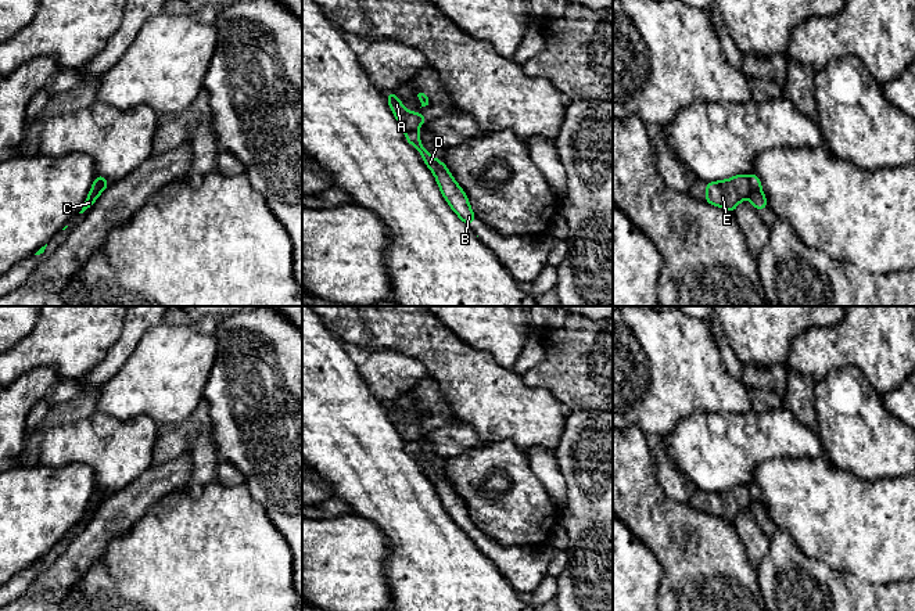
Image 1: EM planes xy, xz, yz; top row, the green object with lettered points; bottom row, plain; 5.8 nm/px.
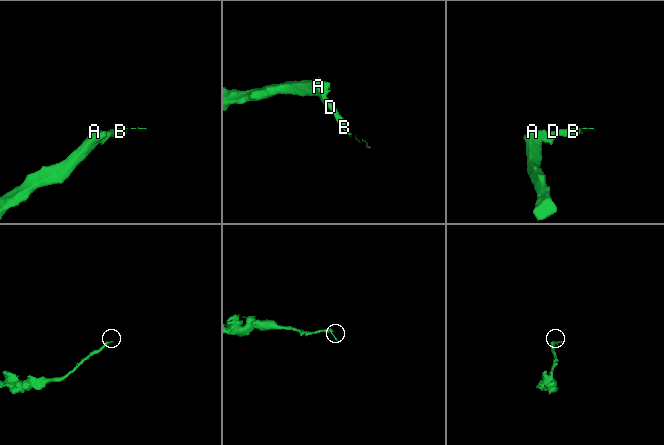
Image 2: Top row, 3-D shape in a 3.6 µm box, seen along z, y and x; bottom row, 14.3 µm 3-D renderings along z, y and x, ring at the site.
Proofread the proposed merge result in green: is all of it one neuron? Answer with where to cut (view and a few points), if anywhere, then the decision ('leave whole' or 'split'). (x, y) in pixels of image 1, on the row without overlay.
yz (746, 486), (750, 495), (750, 506) | split

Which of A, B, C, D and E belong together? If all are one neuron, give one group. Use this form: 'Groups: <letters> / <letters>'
Groups: A C E / B D

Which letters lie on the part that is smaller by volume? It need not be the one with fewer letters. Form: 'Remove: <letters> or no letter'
Remove: B, D

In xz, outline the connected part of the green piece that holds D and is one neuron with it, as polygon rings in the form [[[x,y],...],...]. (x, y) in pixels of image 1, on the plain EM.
[[[406,442],[405,449],[409,454],[417,459],[419,464],[421,466],[421,470],[434,484],[434,488],[437,489],[437,493],[445,511],[462,529],[462,532],[470,536],[477,529],[477,526],[470,518],[466,503],[455,492],[451,482],[448,481],[448,477],[424,460],[417,442]]]

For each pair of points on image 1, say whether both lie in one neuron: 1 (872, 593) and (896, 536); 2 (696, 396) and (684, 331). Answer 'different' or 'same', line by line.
1: different
2: same

